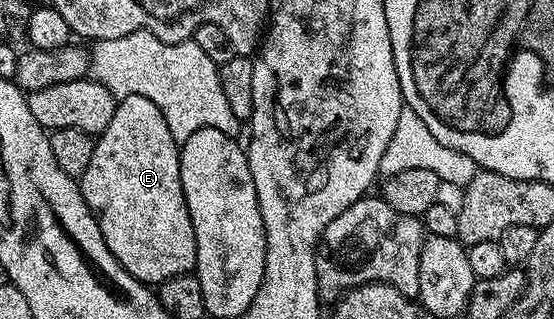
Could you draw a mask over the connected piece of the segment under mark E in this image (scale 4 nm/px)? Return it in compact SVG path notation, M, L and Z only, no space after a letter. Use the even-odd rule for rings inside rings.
M129 95L117 100L108 129L95 138L92 161L80 180L84 201L96 217L108 249L125 271L147 285L163 283L168 277L191 274L196 268L196 233L180 185L179 150L172 129L168 129L168 121L164 121L164 113L160 113L148 97Z

